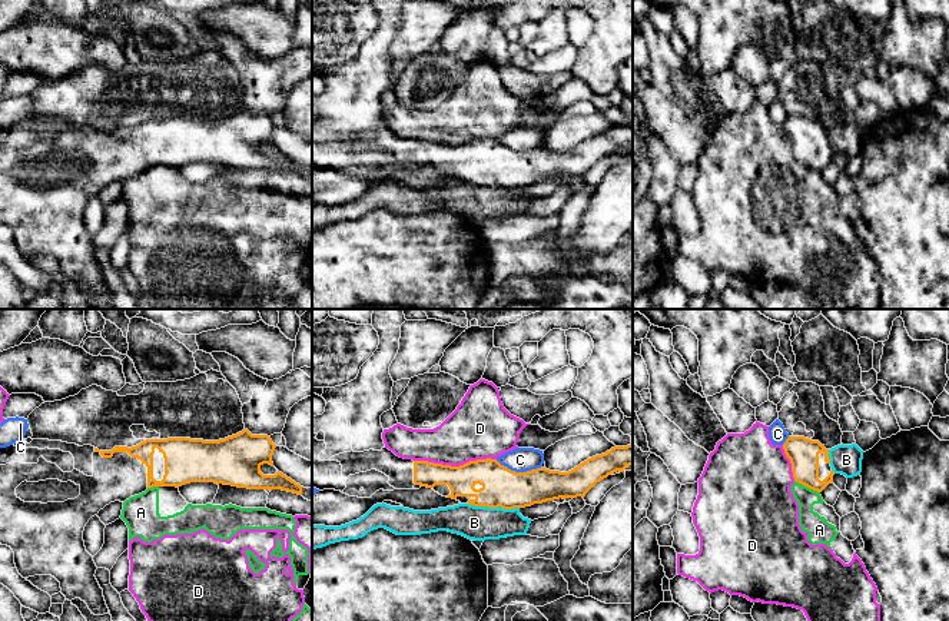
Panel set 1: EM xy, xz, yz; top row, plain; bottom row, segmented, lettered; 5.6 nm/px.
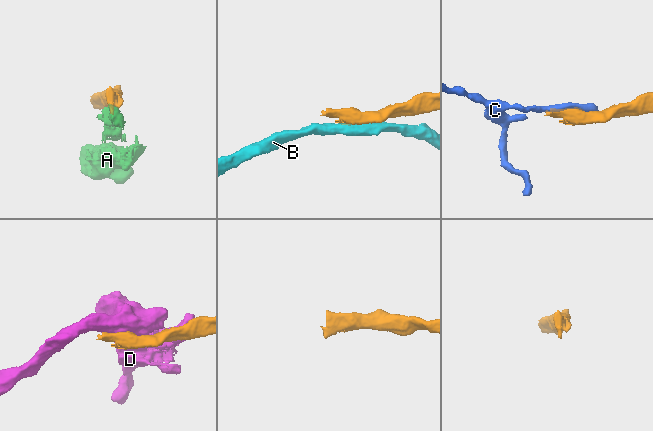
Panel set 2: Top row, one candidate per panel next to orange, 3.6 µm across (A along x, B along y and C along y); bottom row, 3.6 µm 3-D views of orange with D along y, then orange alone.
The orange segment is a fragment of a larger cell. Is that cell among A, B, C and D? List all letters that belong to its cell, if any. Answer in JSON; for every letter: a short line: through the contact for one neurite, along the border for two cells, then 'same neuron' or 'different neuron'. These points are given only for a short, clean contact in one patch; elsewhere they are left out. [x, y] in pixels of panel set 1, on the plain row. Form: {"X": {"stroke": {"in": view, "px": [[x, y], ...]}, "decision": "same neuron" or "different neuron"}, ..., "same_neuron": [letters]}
{"A": {"decision": "different neuron"}, "B": {"stroke": {"in": "xz", "px": [[468, 182], [477, 186], [518, 188]]}, "decision": "different neuron"}, "C": {"decision": "different neuron"}, "D": {"decision": "different neuron"}, "same_neuron": []}

